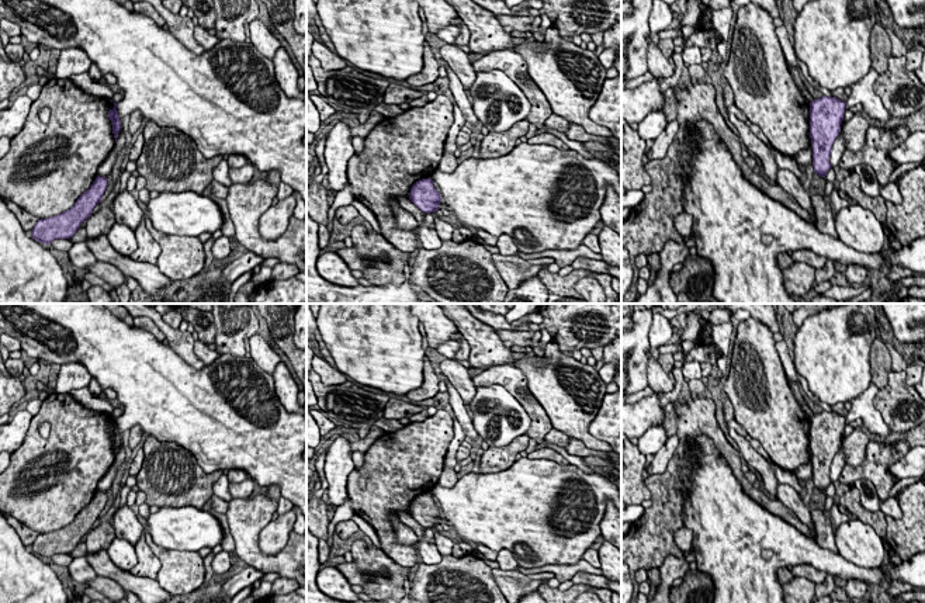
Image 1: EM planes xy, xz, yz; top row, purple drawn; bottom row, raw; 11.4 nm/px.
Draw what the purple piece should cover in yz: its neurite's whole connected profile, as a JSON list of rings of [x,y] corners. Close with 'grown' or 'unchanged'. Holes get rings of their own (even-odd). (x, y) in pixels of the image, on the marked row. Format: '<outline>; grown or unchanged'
[[[822,96],[810,103],[810,138],[814,173],[825,177],[831,169],[829,155],[841,132],[846,103]]]; unchanged

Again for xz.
[[[422,179],[416,181],[409,193],[409,200],[423,212],[430,214],[440,209],[441,202],[440,193],[434,188],[433,180]]]; unchanged

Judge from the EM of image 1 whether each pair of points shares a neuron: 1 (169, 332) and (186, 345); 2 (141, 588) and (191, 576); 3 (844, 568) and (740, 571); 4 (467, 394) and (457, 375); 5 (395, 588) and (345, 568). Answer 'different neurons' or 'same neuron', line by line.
1: same neuron
2: different neurons
3: same neuron
4: same neuron
5: different neurons

